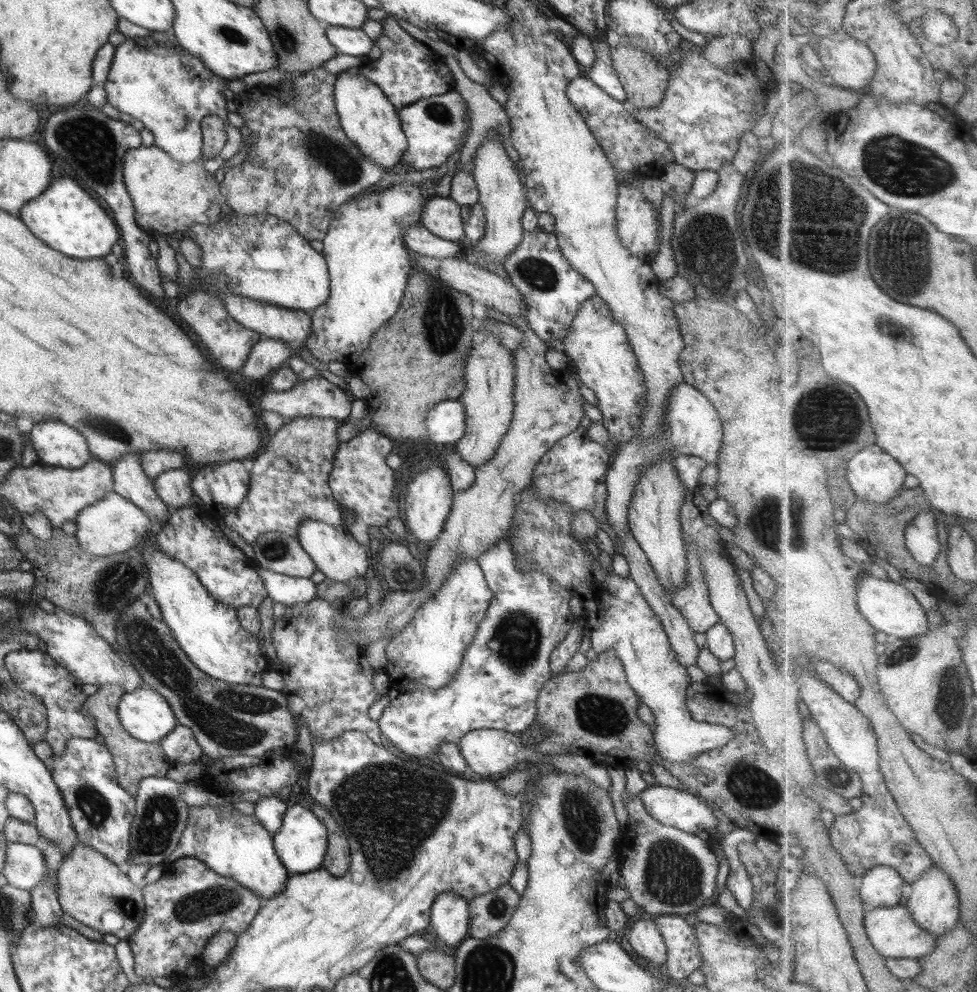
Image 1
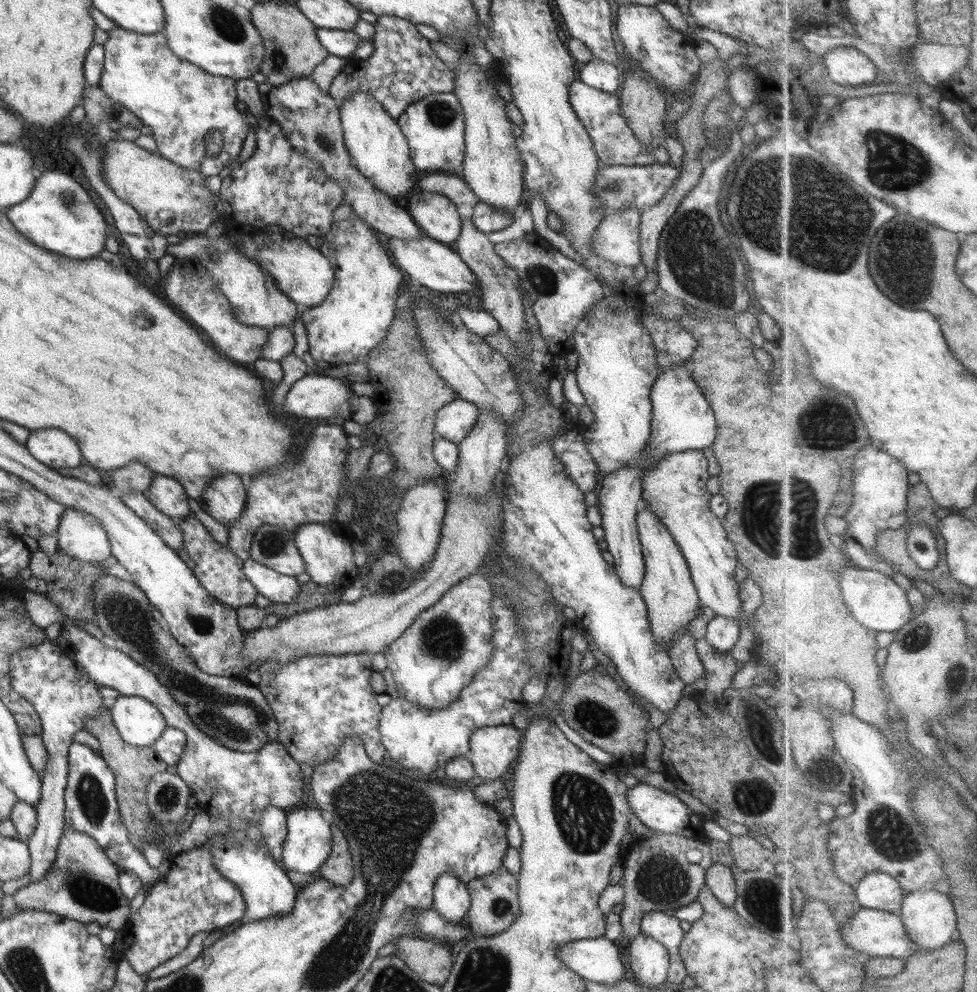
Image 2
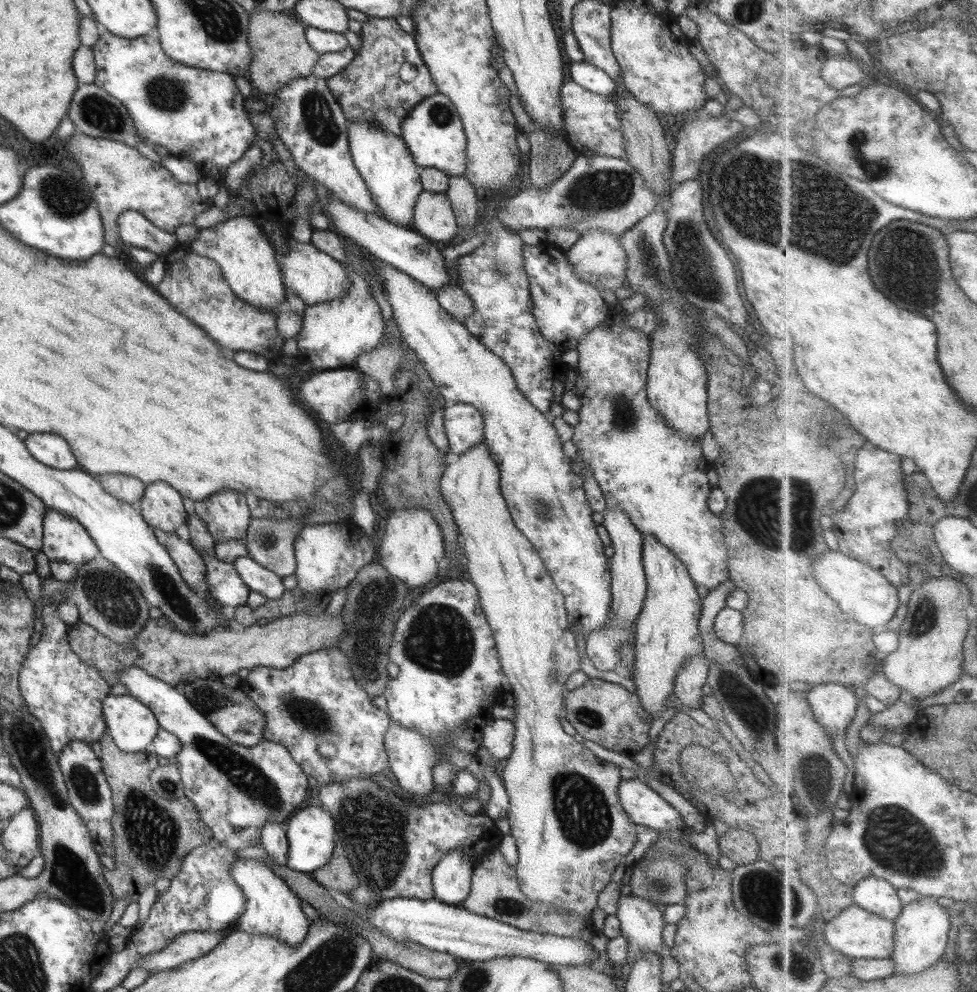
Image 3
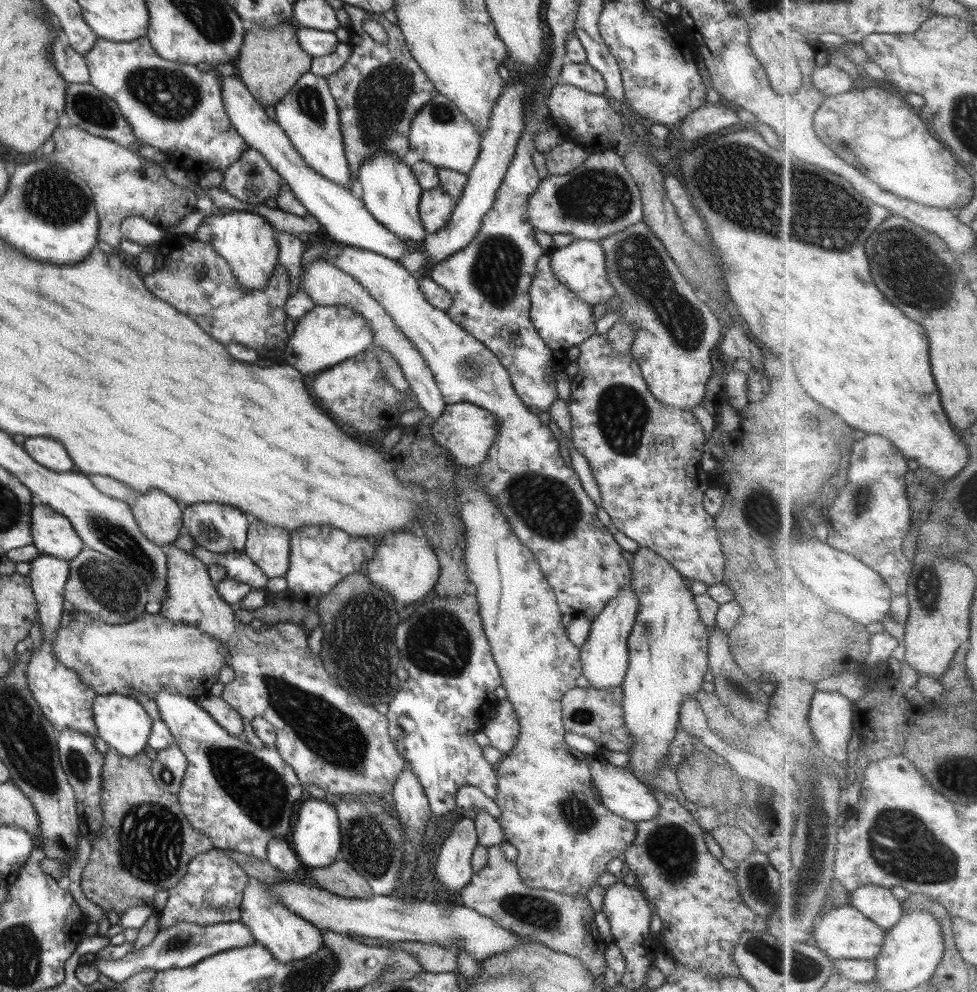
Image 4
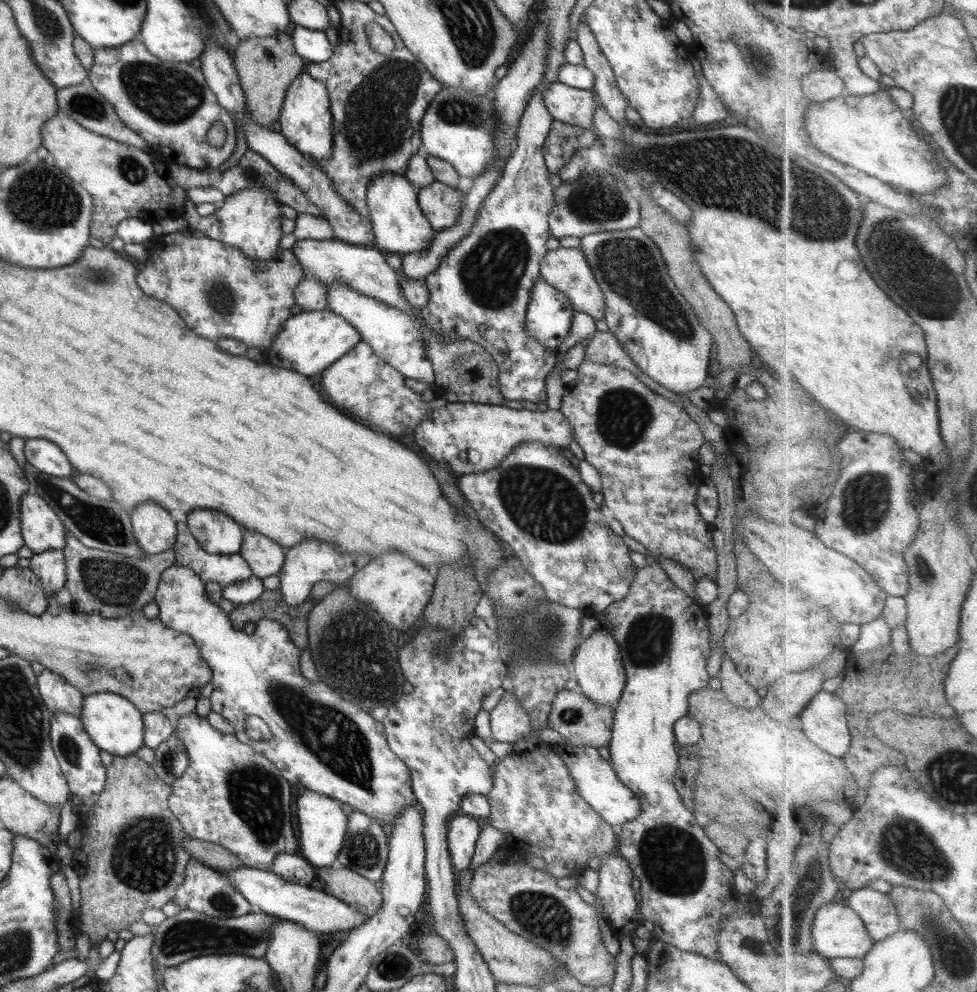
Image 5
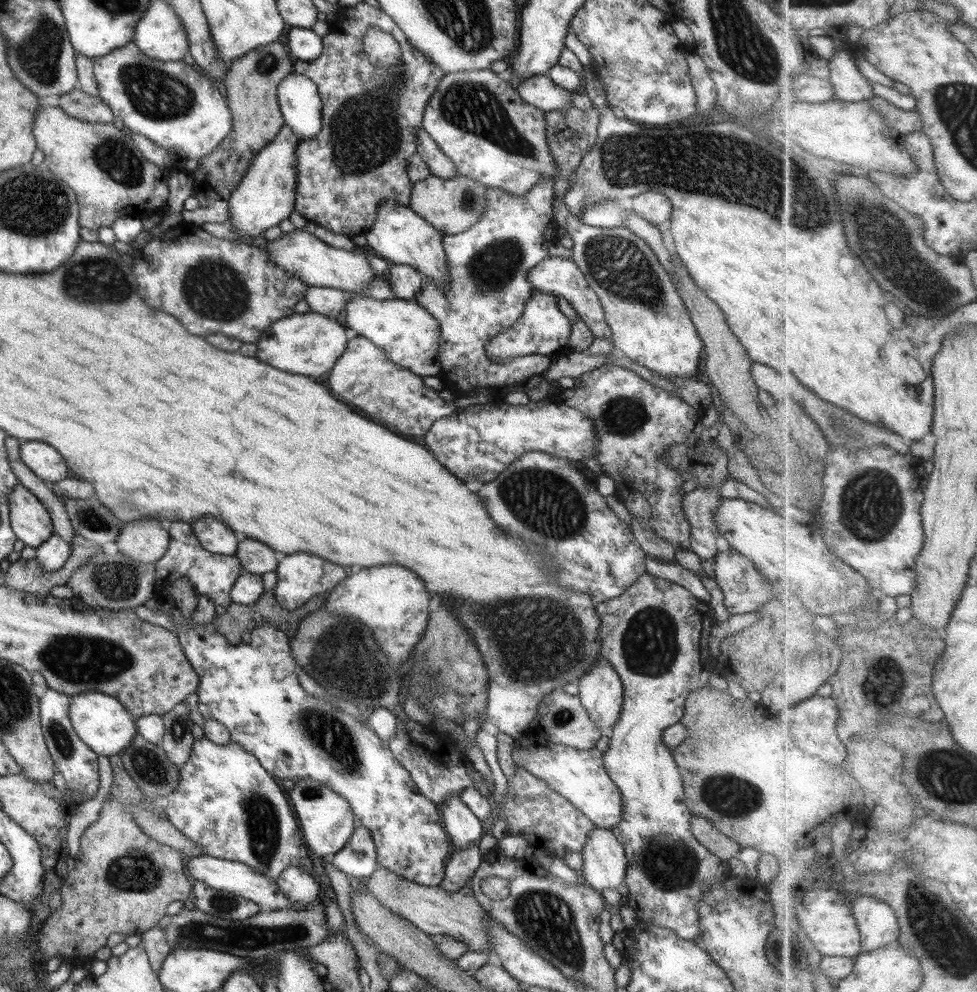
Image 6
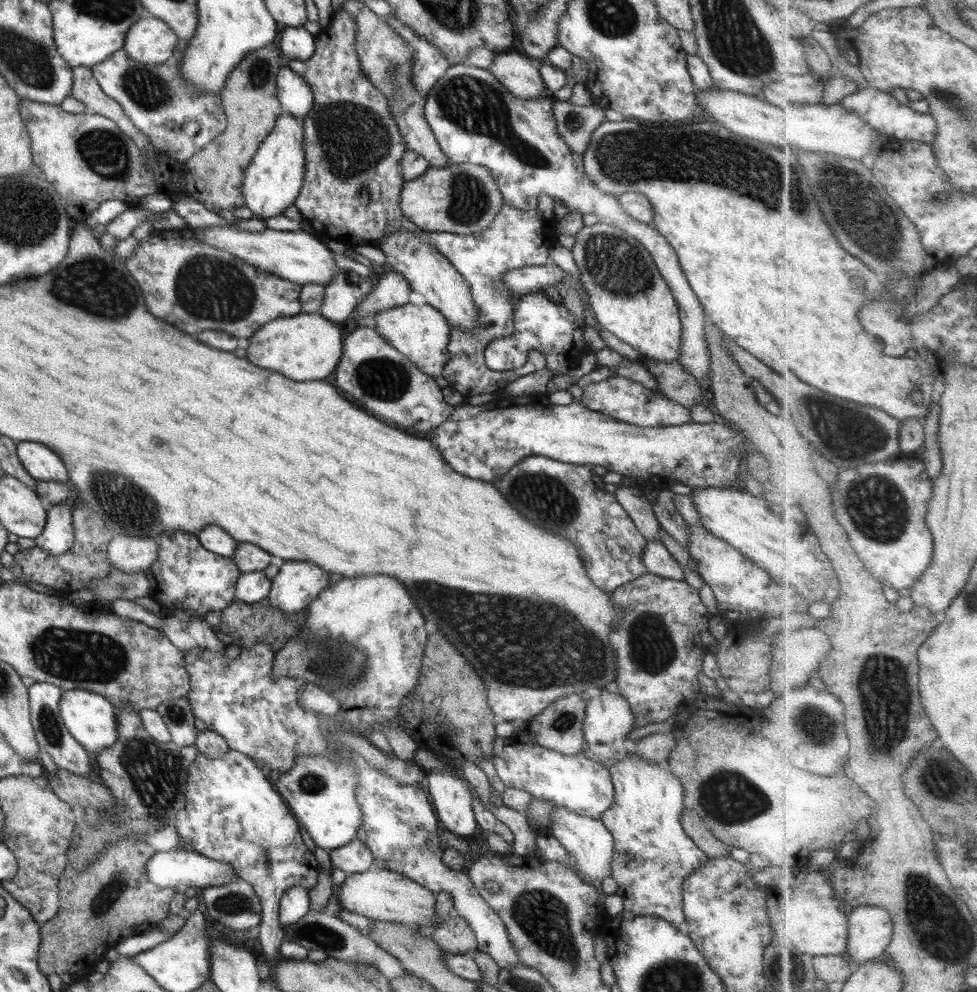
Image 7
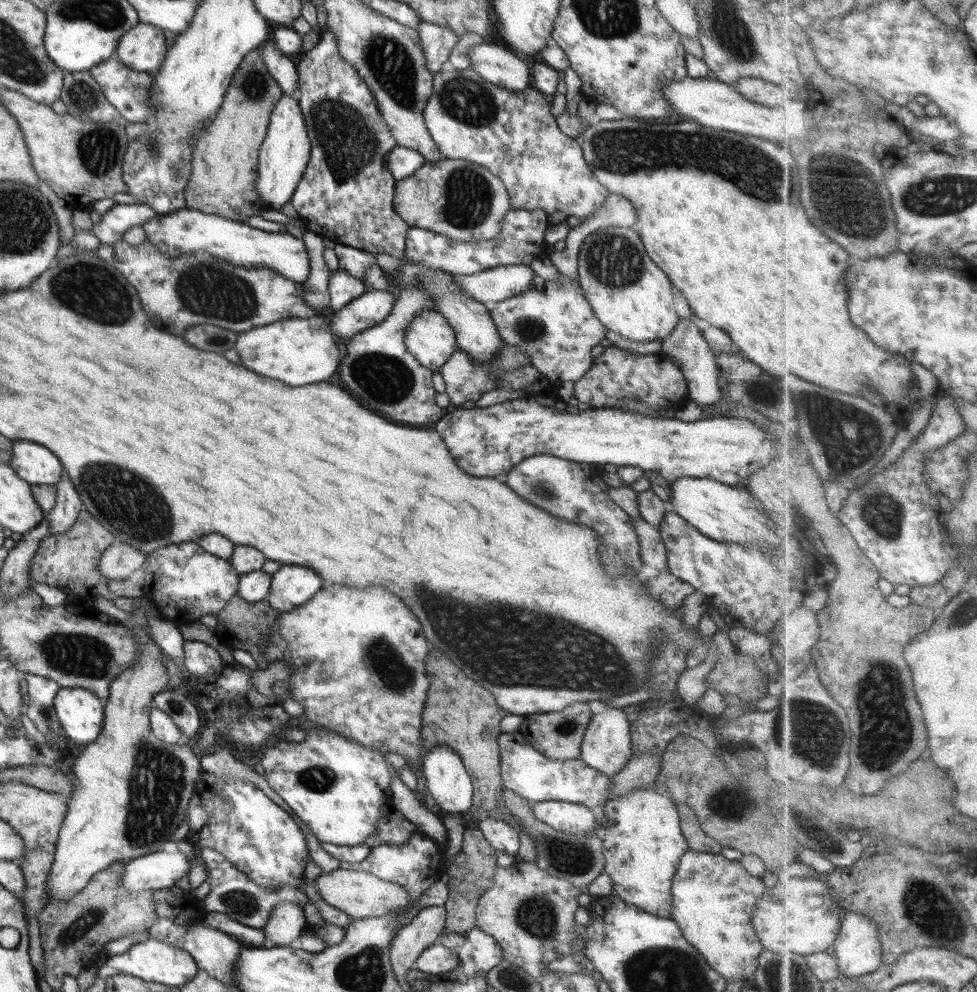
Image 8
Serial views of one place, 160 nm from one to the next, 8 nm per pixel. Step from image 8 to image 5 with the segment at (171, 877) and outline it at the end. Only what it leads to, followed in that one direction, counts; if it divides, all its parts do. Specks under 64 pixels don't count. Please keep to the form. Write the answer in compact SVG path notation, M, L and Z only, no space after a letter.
M240 867L227 873L224 871L223 874L226 874L230 883L236 886L236 889L250 904L256 904L262 912L302 923L306 929L315 933L350 932L370 918L325 891L320 892L310 886L290 883L271 871Z

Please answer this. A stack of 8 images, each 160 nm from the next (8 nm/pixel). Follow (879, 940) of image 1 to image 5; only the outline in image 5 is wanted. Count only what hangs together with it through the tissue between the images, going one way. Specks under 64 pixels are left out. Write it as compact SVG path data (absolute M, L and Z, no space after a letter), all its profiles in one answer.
M834 901L822 906L817 912L813 932L815 938L815 952L822 954L830 960L836 958L862 958L874 950L876 942L870 934L869 926L862 915L850 905Z

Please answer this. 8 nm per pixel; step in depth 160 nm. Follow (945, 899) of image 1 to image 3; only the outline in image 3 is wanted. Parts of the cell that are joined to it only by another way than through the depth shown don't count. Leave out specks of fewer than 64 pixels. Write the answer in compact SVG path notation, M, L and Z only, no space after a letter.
M920 897L918 901L914 901L906 905L901 917L897 920L896 933L896 952L892 959L898 963L897 970L899 973L920 974L925 972L934 965L938 965L948 953L951 935L953 934L953 917L948 907L942 906L940 900L936 897Z

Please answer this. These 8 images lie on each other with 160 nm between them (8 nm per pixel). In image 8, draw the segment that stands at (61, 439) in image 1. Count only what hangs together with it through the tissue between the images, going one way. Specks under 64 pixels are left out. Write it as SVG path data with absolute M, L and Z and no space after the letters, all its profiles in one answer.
M13 441L9 466L31 485L55 485L64 474L60 459L37 442Z

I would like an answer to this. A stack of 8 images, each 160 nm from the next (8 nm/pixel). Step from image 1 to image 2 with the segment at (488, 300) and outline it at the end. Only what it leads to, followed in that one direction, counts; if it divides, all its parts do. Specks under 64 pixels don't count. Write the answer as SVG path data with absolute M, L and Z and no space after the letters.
M428 235L416 237L412 240L404 240L400 237L383 236L386 242L387 253L393 258L395 265L404 270L412 280L416 280L421 286L426 286L436 292L480 294L478 278L470 270L470 267L458 256L457 252L445 246L444 243L430 238Z

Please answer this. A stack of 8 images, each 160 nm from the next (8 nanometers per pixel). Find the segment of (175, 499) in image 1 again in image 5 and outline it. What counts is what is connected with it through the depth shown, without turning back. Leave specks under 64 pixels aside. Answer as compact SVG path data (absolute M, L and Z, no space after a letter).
M143 502L130 508L129 517L137 545L146 555L160 554L173 548L177 522L163 506L155 502Z

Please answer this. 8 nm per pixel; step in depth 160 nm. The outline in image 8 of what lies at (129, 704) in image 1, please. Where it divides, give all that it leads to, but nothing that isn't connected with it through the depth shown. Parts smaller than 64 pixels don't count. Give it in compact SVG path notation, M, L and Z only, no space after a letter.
M83 688L60 689L53 700L65 739L94 742L102 730L104 701Z

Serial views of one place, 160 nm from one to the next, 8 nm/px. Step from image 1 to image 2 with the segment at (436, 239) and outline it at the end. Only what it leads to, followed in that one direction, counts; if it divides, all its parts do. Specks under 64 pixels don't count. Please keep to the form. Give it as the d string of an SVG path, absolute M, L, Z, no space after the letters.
M310 77L292 79L280 86L274 86L268 81L257 85L264 114L275 120L280 129L284 129L282 133L286 133L288 142L291 142L297 152L303 152L310 160L317 160L322 164L323 171L341 185L342 201L352 207L354 214L386 237L400 237L409 241L426 235L414 222L404 204L393 202L386 194L374 188L356 168L343 141L339 101L327 92L321 91Z

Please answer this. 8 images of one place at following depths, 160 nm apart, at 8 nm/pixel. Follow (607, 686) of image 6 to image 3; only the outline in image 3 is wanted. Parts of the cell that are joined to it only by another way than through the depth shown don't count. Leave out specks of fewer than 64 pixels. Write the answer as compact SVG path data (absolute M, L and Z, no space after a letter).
M619 508L606 510L604 513L605 526L615 548L614 555L609 558L611 572L611 607L607 623L600 629L591 630L586 640L586 656L592 660L596 670L608 672L616 670L621 664L621 648L627 644L635 626L635 620L642 611L646 598L647 582L642 566L643 534L640 534L631 524L627 514Z

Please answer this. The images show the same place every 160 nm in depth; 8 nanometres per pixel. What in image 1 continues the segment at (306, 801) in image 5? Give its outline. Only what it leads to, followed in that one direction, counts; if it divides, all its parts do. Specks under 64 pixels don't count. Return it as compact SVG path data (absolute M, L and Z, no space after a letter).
M291 801L283 816L282 827L274 833L273 846L278 859L286 867L287 874L308 874L312 870L320 869L327 852L328 832L320 818L312 813L312 810Z

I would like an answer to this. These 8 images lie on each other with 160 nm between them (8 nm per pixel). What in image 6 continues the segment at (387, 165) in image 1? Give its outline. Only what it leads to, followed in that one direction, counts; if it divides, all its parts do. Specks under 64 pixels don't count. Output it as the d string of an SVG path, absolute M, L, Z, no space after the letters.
M385 200L378 207L375 223L370 227L370 230L365 232L367 238L366 247L371 253L376 256L392 262L392 264L406 264L417 270L426 281L432 280L435 284L447 284L451 280L450 271L447 267L447 256L443 249L442 237L444 235L438 232L428 222L418 216L413 210L410 210L409 205L400 206L395 200Z

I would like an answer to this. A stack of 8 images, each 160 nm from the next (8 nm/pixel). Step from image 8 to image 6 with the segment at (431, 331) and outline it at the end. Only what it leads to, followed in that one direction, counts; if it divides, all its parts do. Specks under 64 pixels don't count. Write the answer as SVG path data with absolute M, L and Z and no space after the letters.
M367 296L351 298L341 318L347 329L352 329L358 336L368 338L378 346L390 361L420 376L440 376L439 362L440 325L426 307L420 306L416 300L378 300Z

